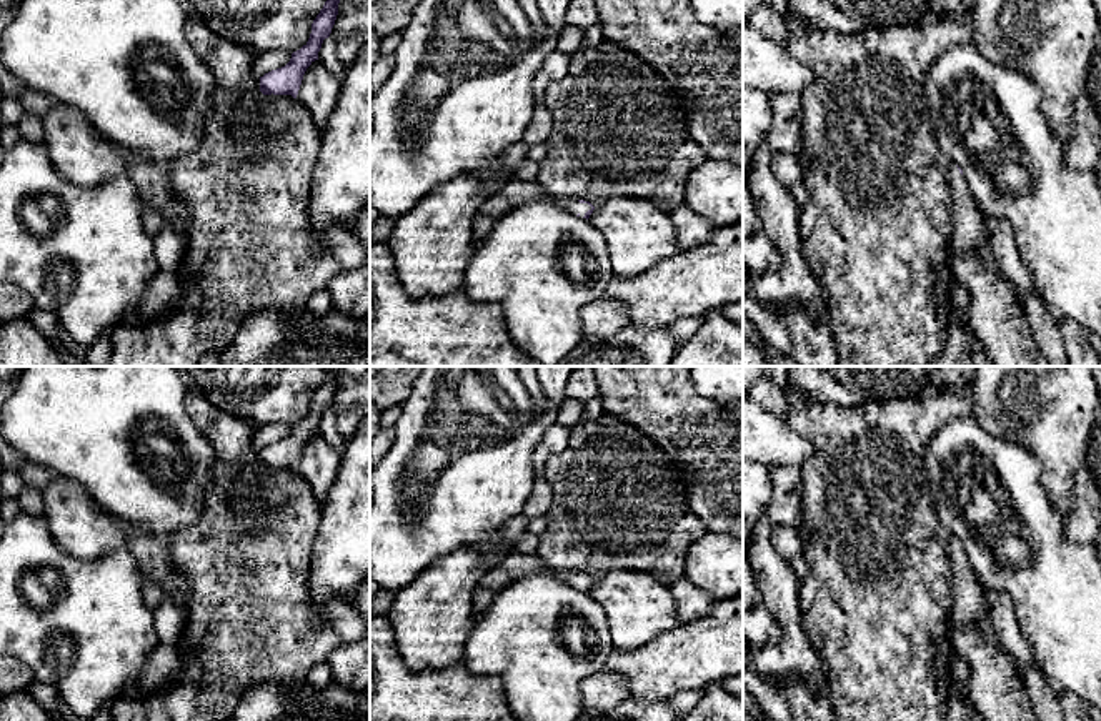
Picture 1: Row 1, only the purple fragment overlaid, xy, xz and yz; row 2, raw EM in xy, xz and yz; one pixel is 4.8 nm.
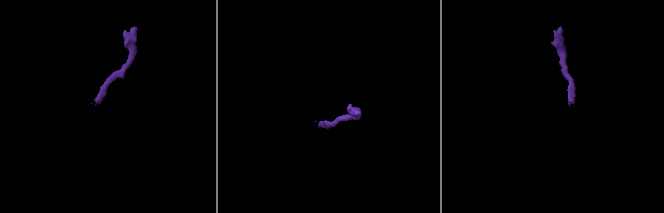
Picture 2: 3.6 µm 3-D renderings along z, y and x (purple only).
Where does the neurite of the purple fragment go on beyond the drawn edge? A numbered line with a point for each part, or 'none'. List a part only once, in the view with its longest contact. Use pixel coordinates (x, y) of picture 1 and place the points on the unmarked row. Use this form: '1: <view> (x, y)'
1: xz (515, 565)

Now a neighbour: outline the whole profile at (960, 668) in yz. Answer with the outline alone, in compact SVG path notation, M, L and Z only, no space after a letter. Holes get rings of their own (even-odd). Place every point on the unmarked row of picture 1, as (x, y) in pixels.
M954 656L951 663L951 673L953 673L953 696L959 698L961 701L969 701L969 676L971 668L968 661L961 656Z

